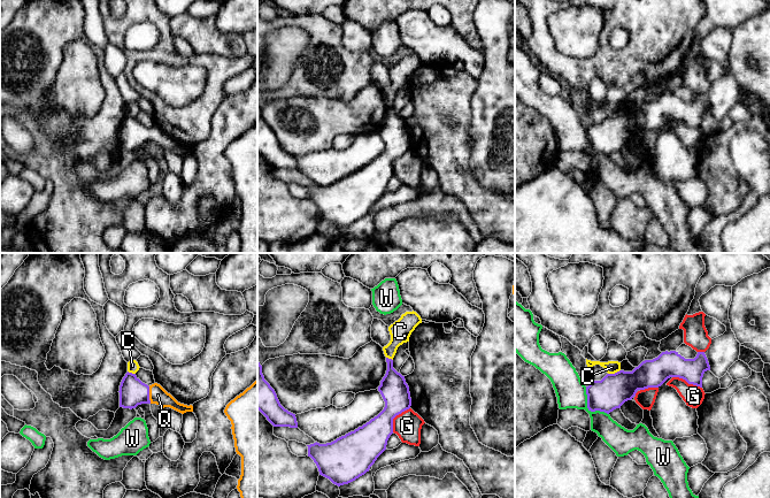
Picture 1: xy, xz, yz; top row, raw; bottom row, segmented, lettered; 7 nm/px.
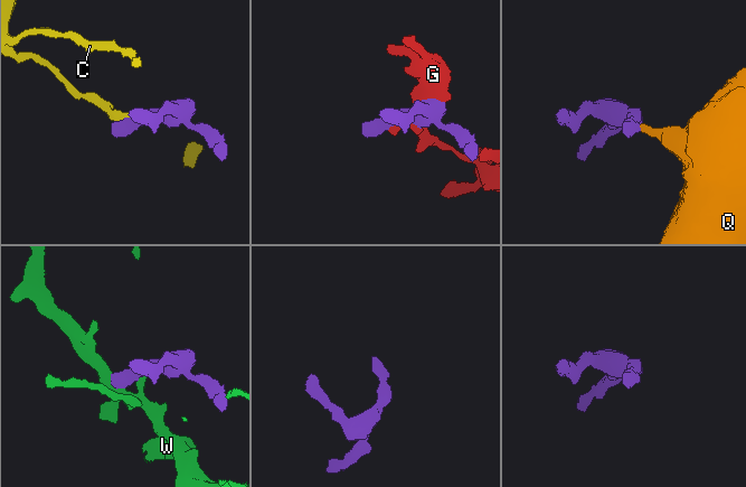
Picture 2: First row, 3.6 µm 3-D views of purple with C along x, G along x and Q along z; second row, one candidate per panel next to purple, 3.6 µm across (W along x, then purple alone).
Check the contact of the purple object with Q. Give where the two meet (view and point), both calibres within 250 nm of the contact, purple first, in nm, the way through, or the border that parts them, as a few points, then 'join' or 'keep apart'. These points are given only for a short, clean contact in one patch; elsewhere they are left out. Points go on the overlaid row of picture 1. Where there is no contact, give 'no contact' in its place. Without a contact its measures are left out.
xy (148, 395) | 190/120 nm | join

